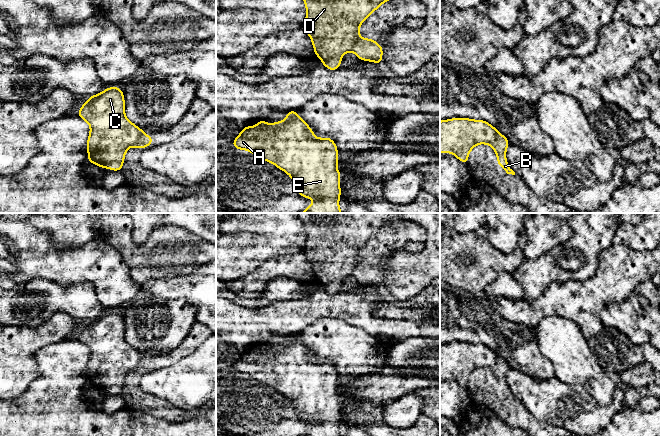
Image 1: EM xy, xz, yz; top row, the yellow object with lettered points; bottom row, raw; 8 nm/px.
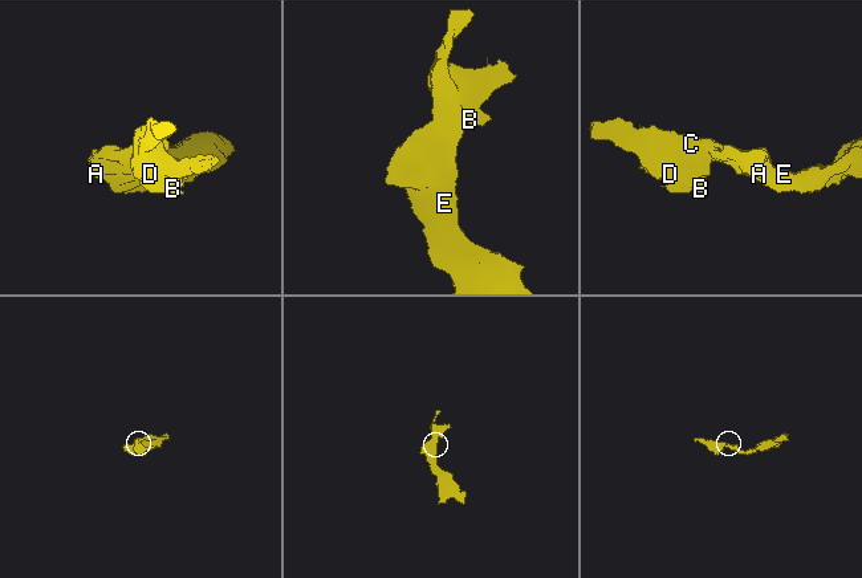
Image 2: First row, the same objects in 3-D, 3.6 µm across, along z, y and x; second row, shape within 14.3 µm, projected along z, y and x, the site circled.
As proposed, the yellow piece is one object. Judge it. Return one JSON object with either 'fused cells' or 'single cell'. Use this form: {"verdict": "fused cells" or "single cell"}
{"verdict": "fused cells"}

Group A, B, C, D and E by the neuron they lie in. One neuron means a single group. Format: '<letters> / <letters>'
A C D E / B

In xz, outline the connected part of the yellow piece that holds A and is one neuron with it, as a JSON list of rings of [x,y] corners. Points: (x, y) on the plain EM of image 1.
[[[296,334],[287,336],[284,345],[265,347],[260,343],[254,351],[247,349],[233,364],[232,370],[274,388],[292,402],[301,421],[317,424],[301,437],[342,437],[339,432],[341,398],[337,393],[336,367],[329,361],[315,361],[313,354]]]

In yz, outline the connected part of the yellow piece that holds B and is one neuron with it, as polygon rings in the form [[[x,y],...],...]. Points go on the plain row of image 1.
[[[499,357],[497,363],[491,368],[491,371],[497,379],[497,388],[500,389],[507,398],[515,399],[515,396],[507,388],[506,373],[509,369],[508,363]]]

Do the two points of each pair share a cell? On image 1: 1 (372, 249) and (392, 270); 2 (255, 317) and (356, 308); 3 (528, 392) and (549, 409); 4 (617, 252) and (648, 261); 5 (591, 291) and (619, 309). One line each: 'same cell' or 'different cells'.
1: different cells
2: same cell
3: same cell
4: same cell
5: different cells

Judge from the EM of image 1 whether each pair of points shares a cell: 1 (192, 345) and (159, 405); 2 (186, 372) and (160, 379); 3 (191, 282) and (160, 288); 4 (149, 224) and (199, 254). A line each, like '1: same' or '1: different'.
1: same
2: same
3: same
4: different

